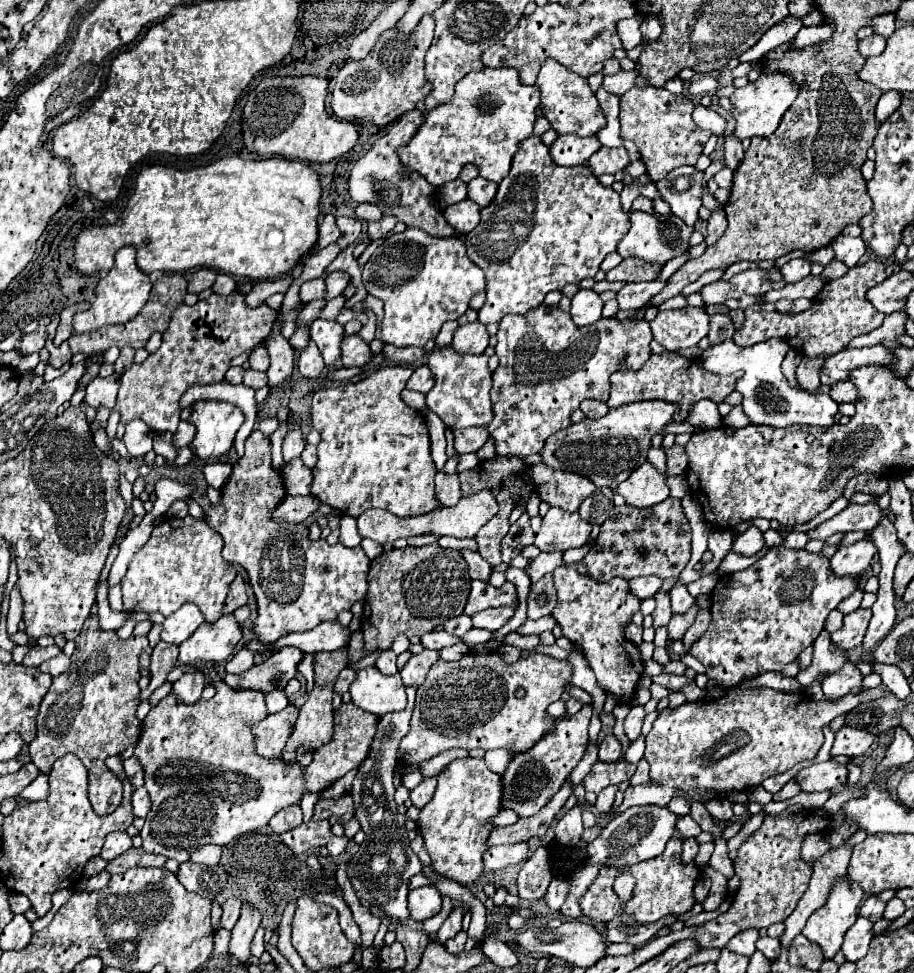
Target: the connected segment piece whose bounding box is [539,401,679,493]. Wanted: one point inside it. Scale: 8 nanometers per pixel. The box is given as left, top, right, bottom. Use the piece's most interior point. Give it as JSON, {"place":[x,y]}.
{"place":[600,456]}

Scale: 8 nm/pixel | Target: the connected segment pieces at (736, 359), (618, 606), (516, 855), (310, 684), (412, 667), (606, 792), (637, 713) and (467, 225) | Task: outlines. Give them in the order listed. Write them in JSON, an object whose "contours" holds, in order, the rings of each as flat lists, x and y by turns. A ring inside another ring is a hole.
{"contours":[[[769,339,757,343,753,347,737,347,737,345,711,345,705,349,701,357,701,365,705,369,715,371,715,365,733,365,735,371,741,369,745,375,737,381,737,391,743,393,743,411,751,423,771,425,771,427,787,427,787,425,835,425,837,403,827,393,809,393,803,389,789,387,785,375,781,373,781,361,789,345,783,339]],[[571,565,557,567,553,579,559,597,557,607,553,609,553,617,561,625,563,635,583,651,603,691,613,693,621,703,631,701,635,695,635,685,643,675,643,663,637,645,625,639,623,625,631,623,631,615,639,611,641,601,629,593,627,579,611,579,605,585,593,581,589,575,581,575]],[[515,843,515,845,497,845,489,847,487,855,483,855,483,865,485,869,497,871,507,865,517,865,523,863,527,857,527,843]],[[306,653,305,657,299,663,297,669,305,677,305,679,306,679,305,692,309,693,314,687,313,655]],[[423,649,419,655,411,657,403,671,401,671,401,677,403,677,403,683,409,687,409,685,415,685,419,687,423,681,425,681,425,675,429,671,429,667,439,659,437,651,429,651,429,649]],[[611,785,611,787,605,787,599,795,597,795,597,801,595,801,595,809,597,811,609,811,613,807,613,799,615,799,615,793,617,793,617,785]],[[633,705,627,719,625,719,625,733,629,737,629,741,635,741,639,735,641,735,641,725,643,725,643,717,645,717,645,711,643,707,639,705]],[[465,199,455,205,449,205,443,211,443,217,455,231,459,231,461,235,467,235,471,229,477,227,479,211,481,211,481,207,477,203,471,203,471,199]]]}

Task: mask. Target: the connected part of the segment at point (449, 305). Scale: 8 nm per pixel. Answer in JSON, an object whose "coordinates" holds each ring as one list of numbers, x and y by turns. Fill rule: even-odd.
{"coordinates":[[407,229,375,249,363,267,363,285,369,295,385,303,383,343,423,347,437,337,445,321,459,319,469,309,469,299,485,287,485,273,469,261,463,237,439,239,421,229]]}

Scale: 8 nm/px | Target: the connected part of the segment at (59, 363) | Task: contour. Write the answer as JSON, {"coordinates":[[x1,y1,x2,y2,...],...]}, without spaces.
{"coordinates":[[47,341,47,345,45,345,45,347,47,347,47,349,49,349,49,353,51,353,49,363,51,363,55,369,61,369,61,367,71,359,71,355,73,355,67,343,61,343,59,347,55,347,51,341]]}

